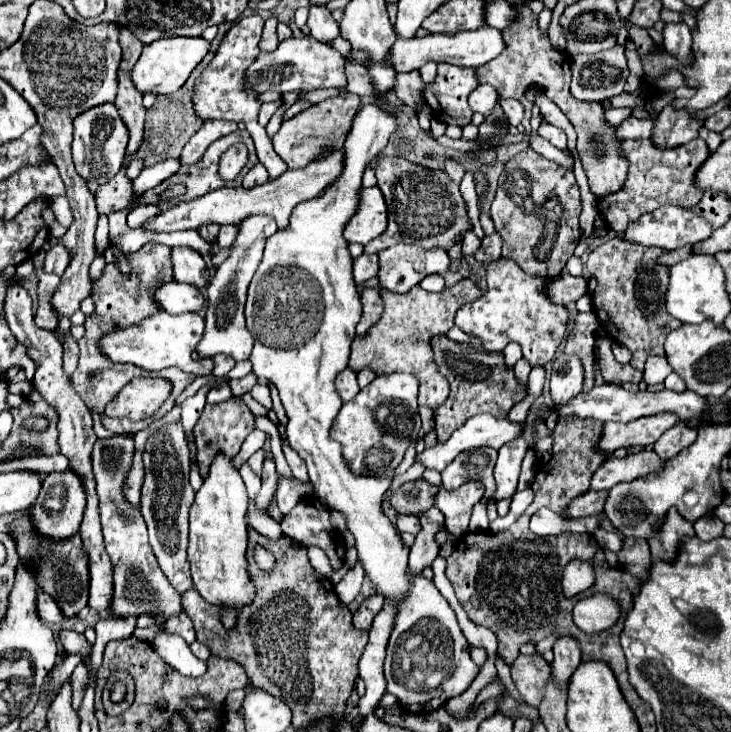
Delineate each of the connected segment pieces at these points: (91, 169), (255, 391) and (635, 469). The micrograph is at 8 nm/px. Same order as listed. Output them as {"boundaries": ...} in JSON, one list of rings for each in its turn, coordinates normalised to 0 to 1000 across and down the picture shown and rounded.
{"boundaries":[[[[140,142],[134,148],[118,150],[101,164],[101,194],[98,194],[98,213],[104,224],[104,235],[118,246],[131,246],[134,251],[142,251],[153,240],[161,238],[170,208],[175,197],[175,178],[170,167],[161,158],[161,150],[156,142]]],[[[350,525],[347,530],[345,530],[345,536],[342,536],[364,560],[372,560],[372,546],[369,546],[369,533],[367,533],[367,527],[361,527],[361,525]]],[[[878,615],[876,620],[859,620],[856,626],[829,626],[829,631],[813,645],[807,669],[834,669],[837,664],[848,658],[862,658],[876,650],[884,650],[889,645],[897,645],[908,637],[908,628],[897,623],[897,617]]]]}

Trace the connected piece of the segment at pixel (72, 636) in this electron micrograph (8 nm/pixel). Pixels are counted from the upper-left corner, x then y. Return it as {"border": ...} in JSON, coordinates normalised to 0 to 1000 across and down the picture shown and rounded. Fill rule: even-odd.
{"border":[[[82,861],[79,872],[85,874],[88,888],[90,888],[93,893],[104,893],[104,891],[109,891],[112,899],[115,899],[115,907],[118,907],[118,910],[123,907],[123,902],[120,902],[118,896],[123,893],[126,885],[123,885],[120,874],[115,872],[115,866],[107,866],[107,863],[98,863],[98,861]]]}

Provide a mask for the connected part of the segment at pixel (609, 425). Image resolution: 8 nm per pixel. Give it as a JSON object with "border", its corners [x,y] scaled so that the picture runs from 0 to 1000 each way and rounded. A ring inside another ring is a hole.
{"border":[[[906,563],[897,568],[873,571],[867,577],[829,577],[824,596],[818,601],[818,615],[829,623],[840,620],[845,612],[862,612],[862,609],[886,609],[895,607],[906,590],[919,585],[927,577],[927,568],[917,563]]]}

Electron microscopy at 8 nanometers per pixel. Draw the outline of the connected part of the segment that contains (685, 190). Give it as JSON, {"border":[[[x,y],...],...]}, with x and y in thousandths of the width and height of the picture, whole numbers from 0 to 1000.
{"border":[[[955,187],[919,205],[903,205],[892,197],[892,191],[854,191],[851,210],[851,216],[859,219],[859,243],[854,254],[840,265],[818,270],[818,290],[840,317],[851,320],[865,301],[903,281],[922,279],[933,284],[949,284],[958,276],[963,260],[949,251],[949,240],[960,221],[966,221],[971,213],[971,205],[960,189]]]}

